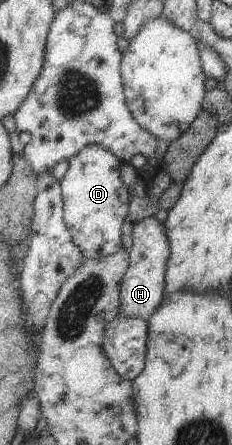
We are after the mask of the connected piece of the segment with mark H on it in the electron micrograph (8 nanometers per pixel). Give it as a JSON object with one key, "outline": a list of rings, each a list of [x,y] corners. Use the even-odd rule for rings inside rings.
{"outline":[[[146,215],[132,225],[129,265],[120,283],[120,306],[123,316],[149,321],[165,297],[165,272],[170,252],[162,217]]]}

